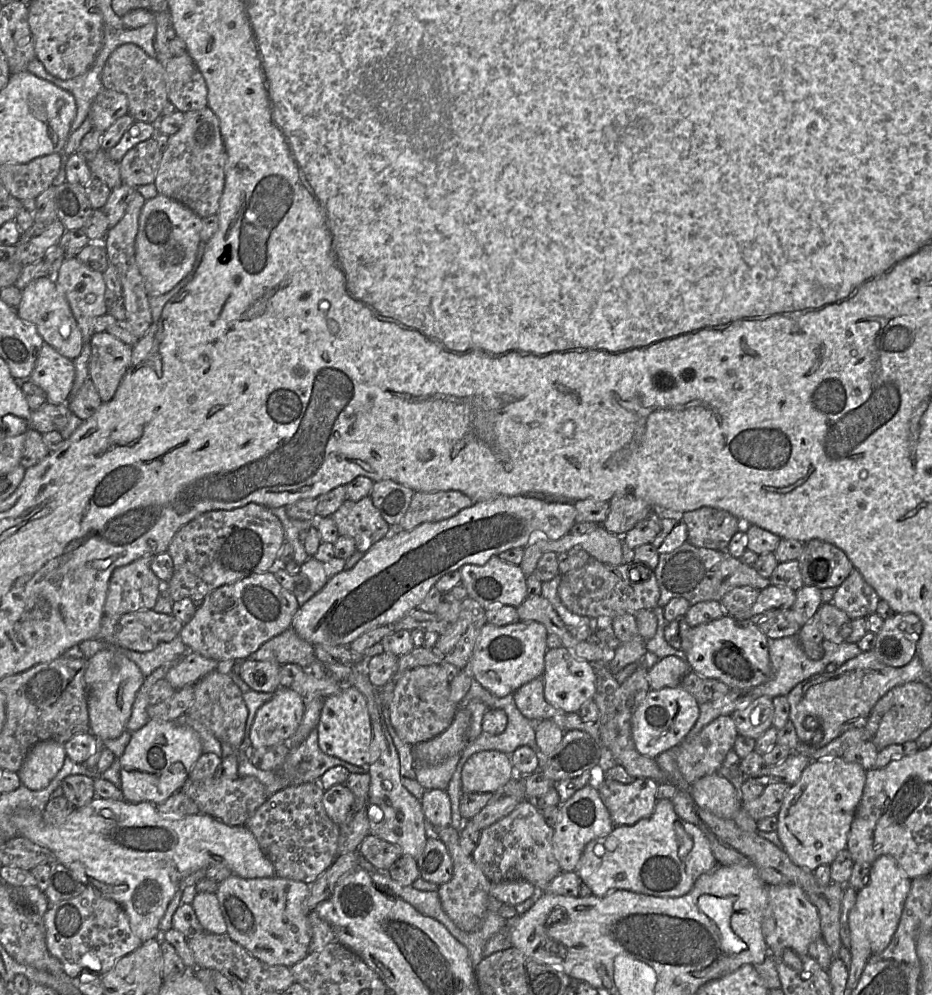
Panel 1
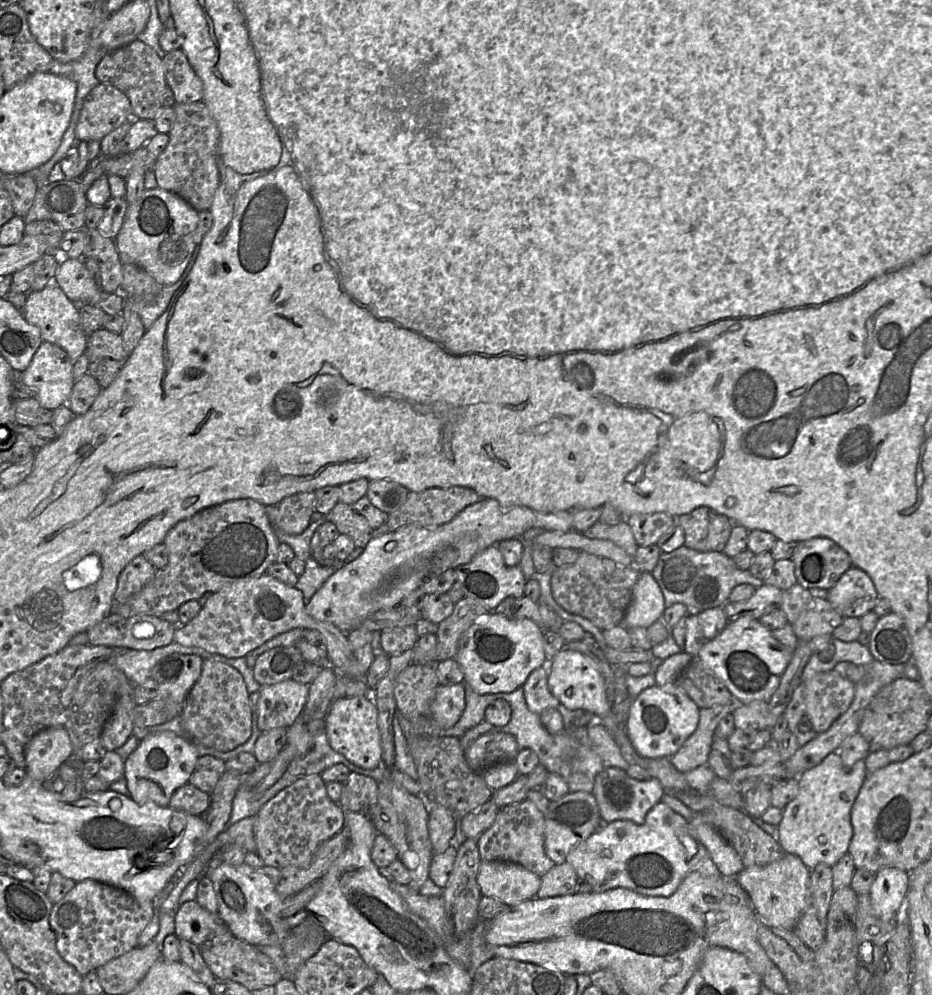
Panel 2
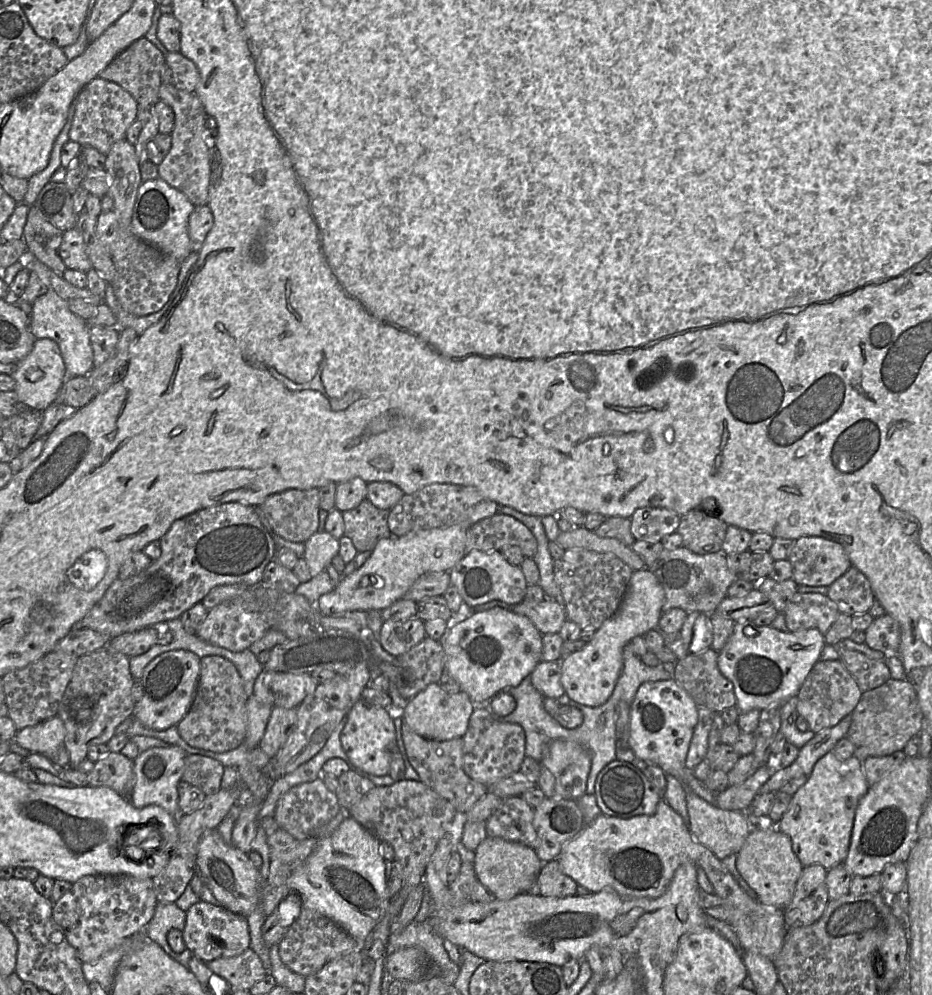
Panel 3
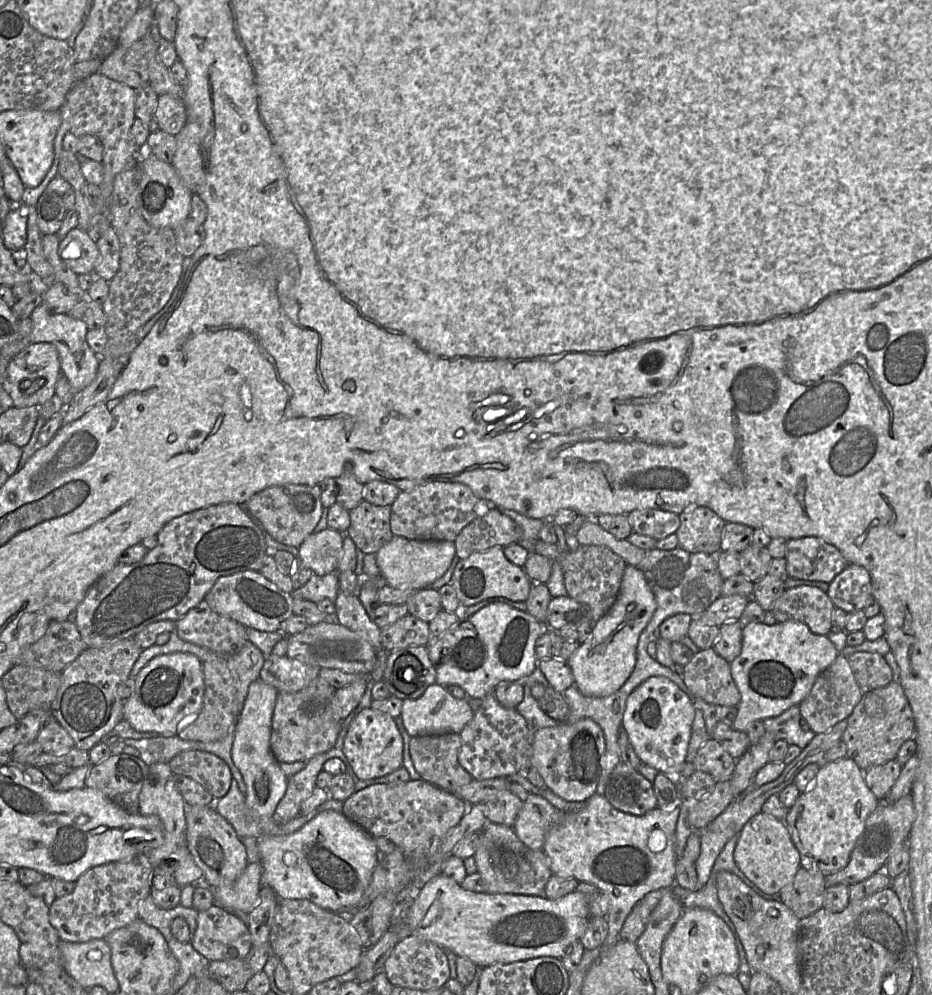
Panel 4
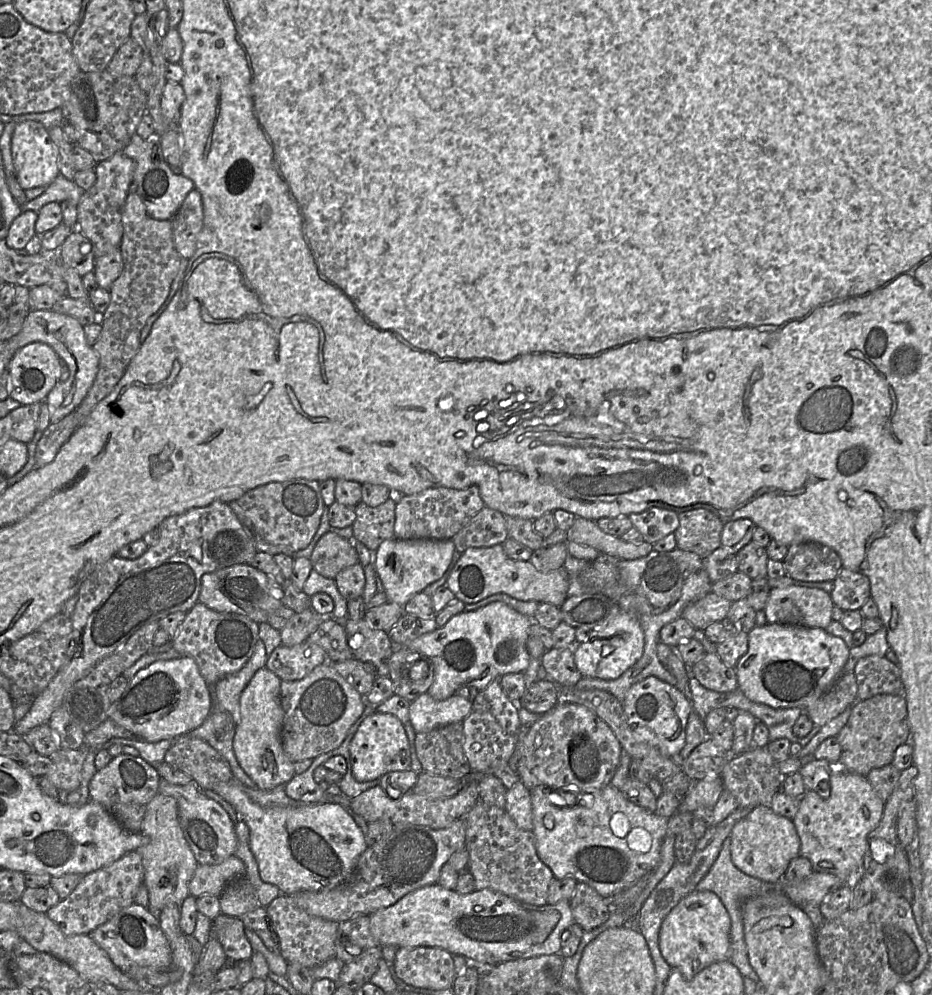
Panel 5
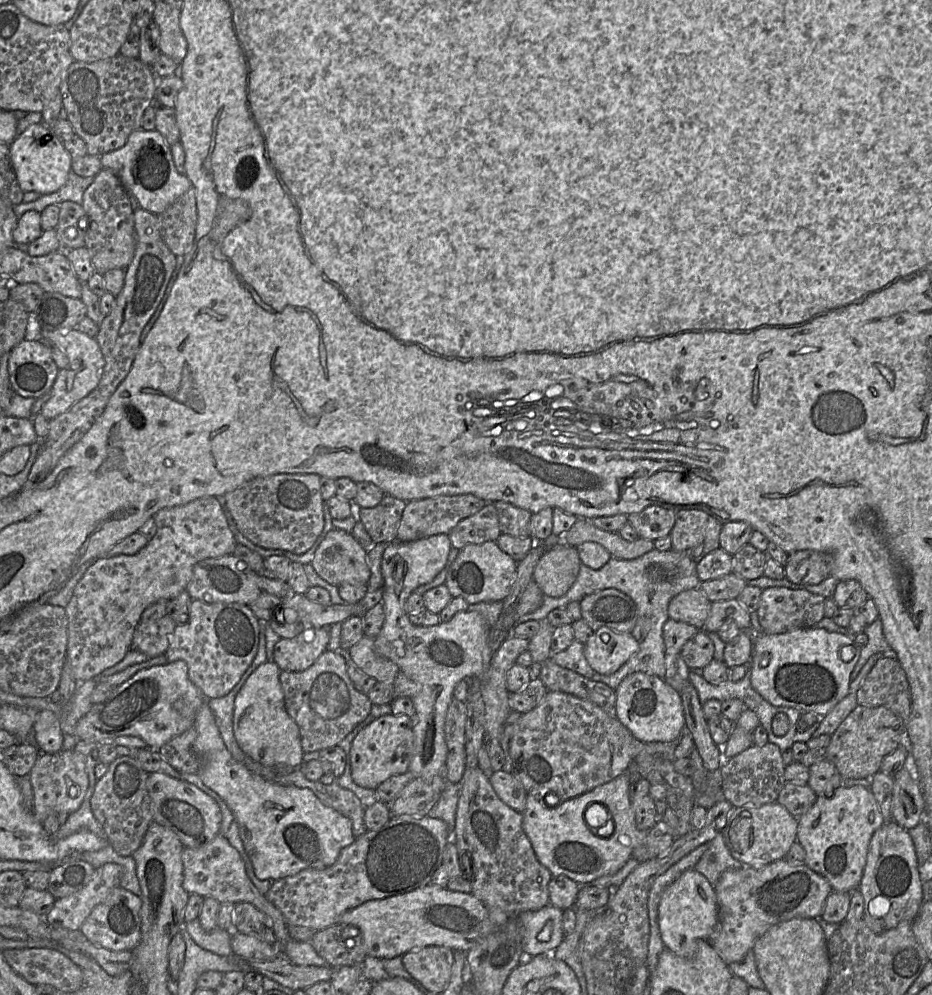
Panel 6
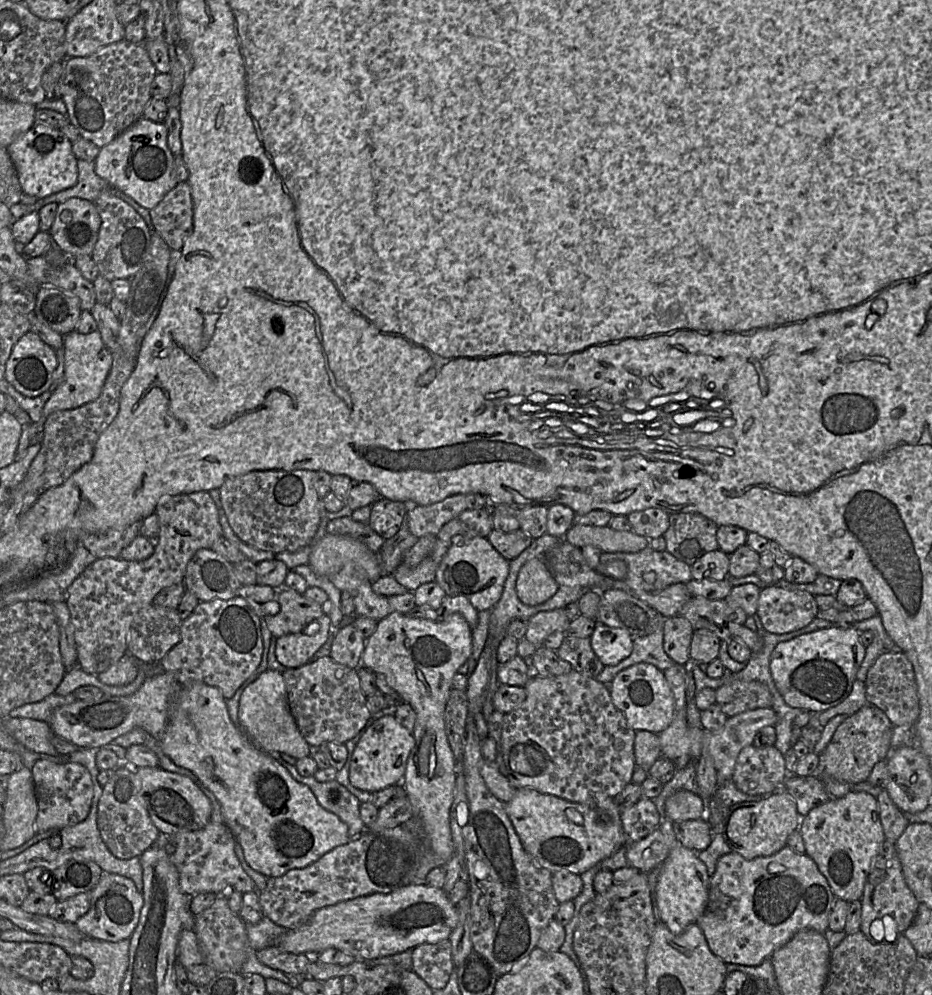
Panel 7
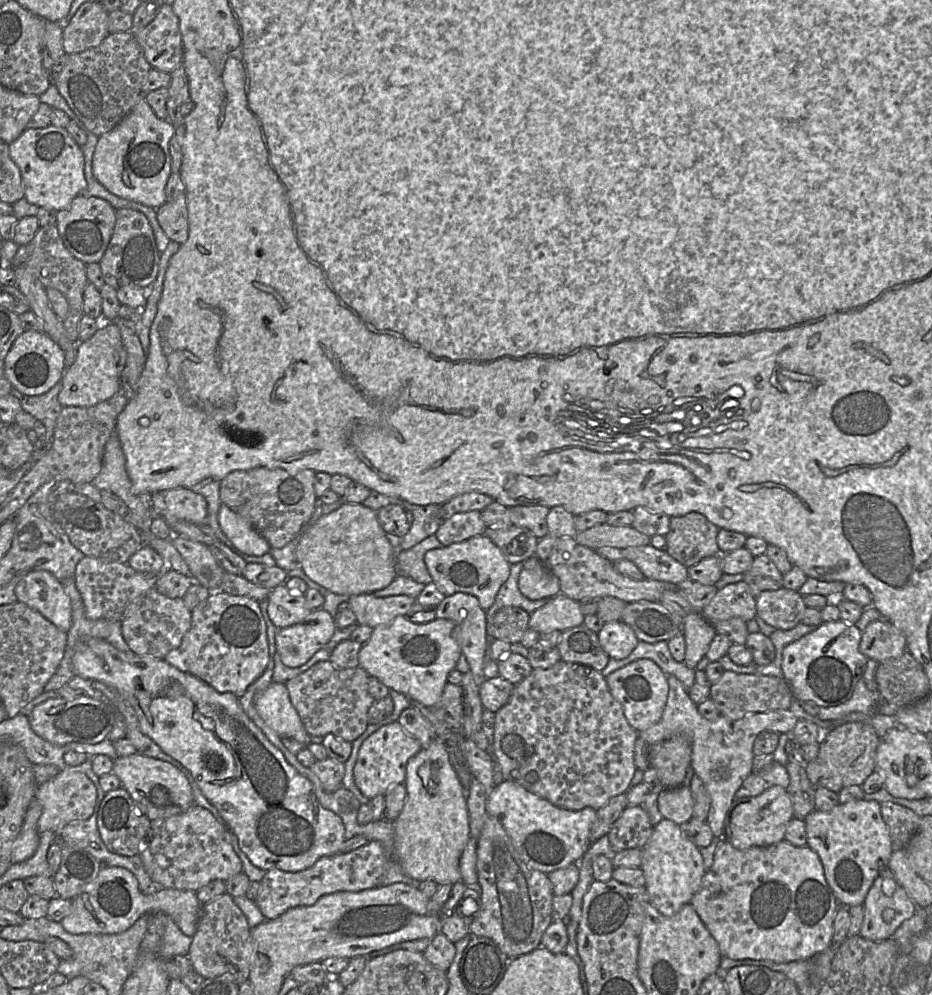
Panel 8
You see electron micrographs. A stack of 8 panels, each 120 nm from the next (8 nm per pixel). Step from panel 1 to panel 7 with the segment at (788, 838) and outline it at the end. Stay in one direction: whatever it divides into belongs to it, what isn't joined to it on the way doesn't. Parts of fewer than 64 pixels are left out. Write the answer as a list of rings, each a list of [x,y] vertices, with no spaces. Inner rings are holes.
[[[851,791],[837,800],[815,807],[800,821],[806,851],[826,877],[836,898],[861,900],[873,859],[886,840],[877,798],[864,791]]]

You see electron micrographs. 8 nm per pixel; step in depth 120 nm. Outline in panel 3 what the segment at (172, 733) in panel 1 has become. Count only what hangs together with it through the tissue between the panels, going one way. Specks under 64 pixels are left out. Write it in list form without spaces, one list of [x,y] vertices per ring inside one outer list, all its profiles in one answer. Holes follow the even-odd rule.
[[[177,745],[153,747],[138,754],[133,760],[135,785],[130,797],[136,808],[158,805],[175,818],[180,818],[178,805],[178,783],[182,780],[187,753]]]

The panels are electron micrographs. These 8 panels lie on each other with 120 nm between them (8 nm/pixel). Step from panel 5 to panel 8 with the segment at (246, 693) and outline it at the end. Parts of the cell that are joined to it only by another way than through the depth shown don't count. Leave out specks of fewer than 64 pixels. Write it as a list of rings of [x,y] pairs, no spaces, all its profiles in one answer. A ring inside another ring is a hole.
[[[272,682],[265,690],[256,694],[254,706],[268,727],[282,739],[293,738],[307,747],[311,736],[293,707],[285,684]]]

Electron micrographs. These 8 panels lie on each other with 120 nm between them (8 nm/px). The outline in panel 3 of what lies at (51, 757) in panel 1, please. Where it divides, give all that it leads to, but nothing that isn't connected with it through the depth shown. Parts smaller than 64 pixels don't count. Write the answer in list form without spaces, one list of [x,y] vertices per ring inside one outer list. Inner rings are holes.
[[[54,716],[18,731],[14,742],[32,753],[50,757],[64,744],[65,735],[63,721]]]

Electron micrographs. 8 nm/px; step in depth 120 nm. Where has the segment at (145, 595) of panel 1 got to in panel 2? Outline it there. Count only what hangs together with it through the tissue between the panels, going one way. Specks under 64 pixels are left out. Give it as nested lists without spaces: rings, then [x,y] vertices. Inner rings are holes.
[[[143,554],[134,557],[119,574],[114,602],[126,602],[149,583],[155,573],[156,568]]]

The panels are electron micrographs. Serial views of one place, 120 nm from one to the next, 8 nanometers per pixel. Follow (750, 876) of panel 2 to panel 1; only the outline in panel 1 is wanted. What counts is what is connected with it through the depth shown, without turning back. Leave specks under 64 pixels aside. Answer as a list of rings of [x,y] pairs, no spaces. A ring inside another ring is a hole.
[[[769,885],[768,905],[763,917],[762,931],[772,956],[779,956],[786,948],[800,955],[809,955],[811,943],[822,937],[821,918],[818,909],[800,886]]]

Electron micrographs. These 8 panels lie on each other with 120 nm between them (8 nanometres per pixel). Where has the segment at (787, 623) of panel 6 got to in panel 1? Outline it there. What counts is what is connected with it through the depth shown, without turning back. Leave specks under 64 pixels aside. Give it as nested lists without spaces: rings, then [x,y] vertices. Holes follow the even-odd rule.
[[[822,603],[818,609],[819,629],[824,639],[835,644],[844,643],[852,632],[852,619],[833,603]]]

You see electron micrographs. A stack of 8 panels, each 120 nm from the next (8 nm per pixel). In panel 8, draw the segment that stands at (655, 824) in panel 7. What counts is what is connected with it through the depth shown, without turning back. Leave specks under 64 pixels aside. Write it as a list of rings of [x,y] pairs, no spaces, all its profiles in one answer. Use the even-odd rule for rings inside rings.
[[[627,806],[608,833],[612,849],[620,852],[625,849],[643,848],[653,833],[649,815],[642,806]]]

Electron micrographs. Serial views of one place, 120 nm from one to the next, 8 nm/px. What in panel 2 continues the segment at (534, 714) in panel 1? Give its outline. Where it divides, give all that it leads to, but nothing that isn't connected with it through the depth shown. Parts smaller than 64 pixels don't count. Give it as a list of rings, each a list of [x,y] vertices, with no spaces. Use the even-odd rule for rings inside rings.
[[[549,662],[534,670],[523,685],[526,704],[538,715],[547,709],[557,709],[560,704],[549,690],[548,677]]]

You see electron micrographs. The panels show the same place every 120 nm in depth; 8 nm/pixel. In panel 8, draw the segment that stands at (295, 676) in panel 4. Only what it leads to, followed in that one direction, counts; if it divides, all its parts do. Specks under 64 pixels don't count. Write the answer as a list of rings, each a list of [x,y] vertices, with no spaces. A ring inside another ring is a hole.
[[[323,608],[313,610],[302,622],[277,630],[276,652],[287,667],[302,666],[332,638],[335,618]]]

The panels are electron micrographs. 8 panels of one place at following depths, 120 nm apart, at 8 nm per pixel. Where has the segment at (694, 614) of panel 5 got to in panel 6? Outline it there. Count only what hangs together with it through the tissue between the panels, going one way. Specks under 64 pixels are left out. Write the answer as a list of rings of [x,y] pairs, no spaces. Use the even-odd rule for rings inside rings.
[[[690,589],[674,596],[668,605],[669,618],[702,629],[708,618],[711,602],[700,589]]]

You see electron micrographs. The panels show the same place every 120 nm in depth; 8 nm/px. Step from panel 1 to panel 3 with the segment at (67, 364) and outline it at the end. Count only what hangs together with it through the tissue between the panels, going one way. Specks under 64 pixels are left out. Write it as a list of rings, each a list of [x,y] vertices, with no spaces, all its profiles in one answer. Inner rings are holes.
[[[48,338],[35,339],[31,351],[25,358],[16,364],[16,370],[11,377],[15,381],[14,391],[21,402],[31,409],[44,411],[55,401],[67,379],[66,367],[58,344],[54,340]]]

